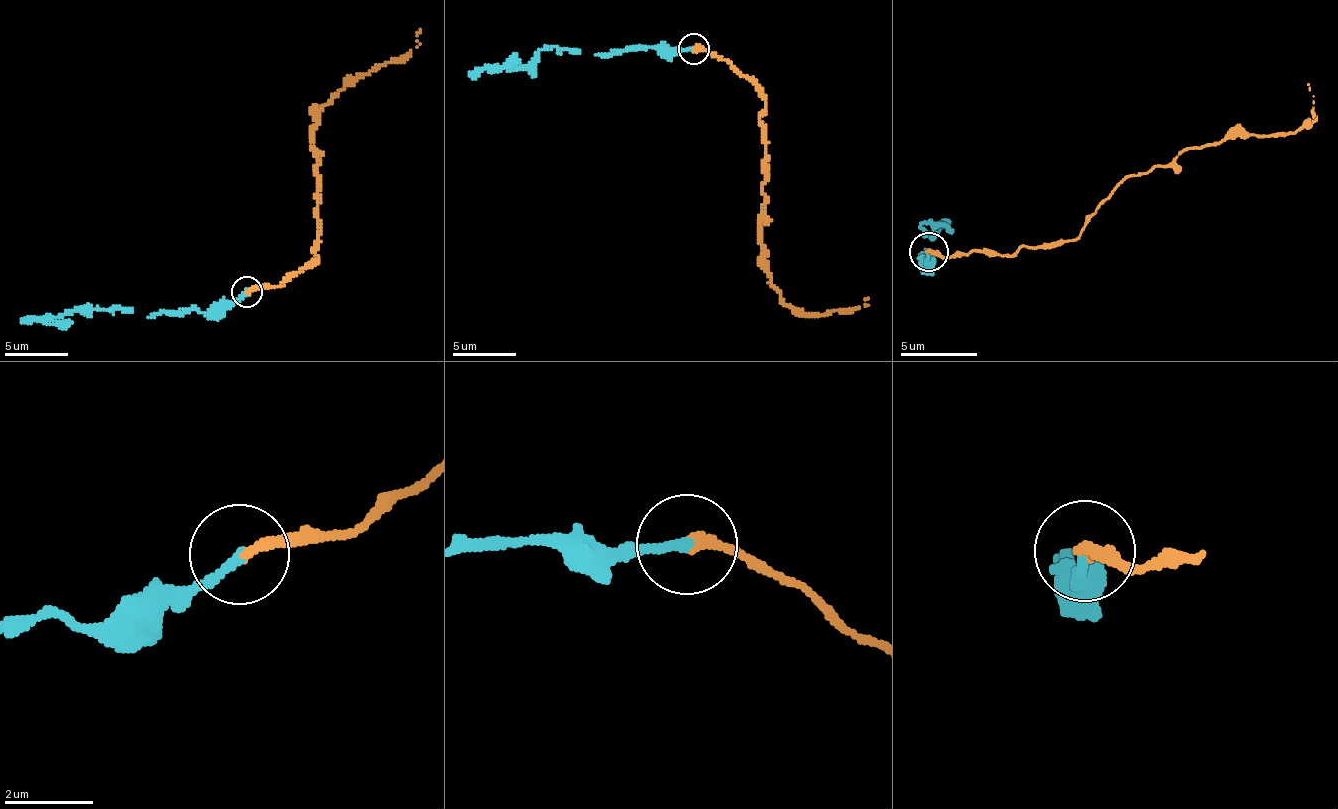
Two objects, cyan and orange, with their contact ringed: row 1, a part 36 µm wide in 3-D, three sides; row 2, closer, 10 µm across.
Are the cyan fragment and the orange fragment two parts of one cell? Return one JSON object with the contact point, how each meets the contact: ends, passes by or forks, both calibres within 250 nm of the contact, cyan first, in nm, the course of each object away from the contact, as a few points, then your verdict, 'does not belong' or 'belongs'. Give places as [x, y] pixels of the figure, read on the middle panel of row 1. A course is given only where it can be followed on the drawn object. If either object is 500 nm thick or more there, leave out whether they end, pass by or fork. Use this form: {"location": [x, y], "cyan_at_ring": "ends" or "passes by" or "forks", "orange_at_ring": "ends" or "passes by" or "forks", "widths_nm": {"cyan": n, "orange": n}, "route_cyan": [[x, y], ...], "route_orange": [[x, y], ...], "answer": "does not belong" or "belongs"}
{"location": [694, 49], "cyan_at_ring": "ends", "orange_at_ring": "ends", "widths_nm": {"cyan": 240, "orange": 220}, "route_cyan": [[693, 48], [652, 47], [595, 55], [545, 46], [526, 66], [476, 68], [469, 76]], "route_orange": [[693, 48], [721, 56], [765, 102], [761, 225], [780, 300], [824, 315], [868, 298]], "answer": "belongs"}

